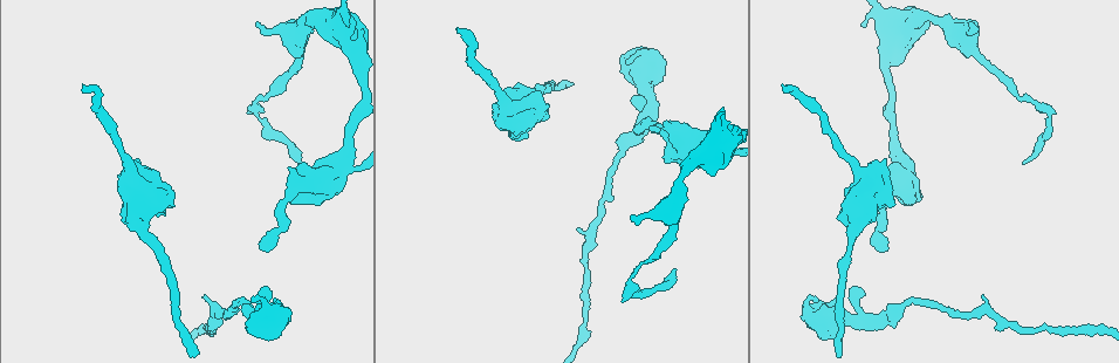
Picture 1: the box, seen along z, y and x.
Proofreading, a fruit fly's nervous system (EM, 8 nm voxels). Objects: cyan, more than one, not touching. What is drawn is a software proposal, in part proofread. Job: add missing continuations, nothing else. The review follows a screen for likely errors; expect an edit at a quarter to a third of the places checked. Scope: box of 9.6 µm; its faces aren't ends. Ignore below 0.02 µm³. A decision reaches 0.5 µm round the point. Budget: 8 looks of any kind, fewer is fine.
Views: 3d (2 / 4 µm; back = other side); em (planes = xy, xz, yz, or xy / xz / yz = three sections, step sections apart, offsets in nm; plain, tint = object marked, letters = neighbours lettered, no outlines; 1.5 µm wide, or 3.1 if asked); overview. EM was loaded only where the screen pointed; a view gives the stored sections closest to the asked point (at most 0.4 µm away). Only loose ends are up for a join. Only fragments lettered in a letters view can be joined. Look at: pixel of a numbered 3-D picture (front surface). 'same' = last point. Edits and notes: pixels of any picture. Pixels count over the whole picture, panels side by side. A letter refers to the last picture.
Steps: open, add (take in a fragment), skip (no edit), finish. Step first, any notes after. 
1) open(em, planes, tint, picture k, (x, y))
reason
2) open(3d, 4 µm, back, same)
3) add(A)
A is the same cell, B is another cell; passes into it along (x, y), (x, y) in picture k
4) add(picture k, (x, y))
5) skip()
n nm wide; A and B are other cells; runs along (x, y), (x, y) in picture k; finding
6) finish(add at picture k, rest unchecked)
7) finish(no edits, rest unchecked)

open(em, xy, step 8, letters, picture 1, (630, 216))
an open end

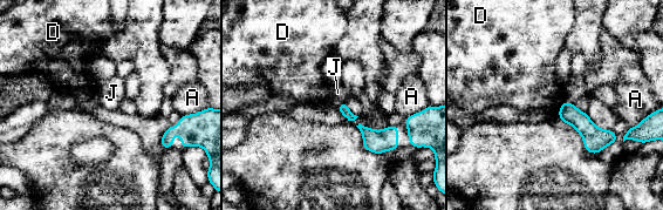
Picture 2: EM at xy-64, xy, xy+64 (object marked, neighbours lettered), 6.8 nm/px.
skip()
A, D and J are other cells; border along (346, 101), (336, 107) in picture 2; no lettered fragment goes on from it

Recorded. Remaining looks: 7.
open(3d, 4 µm, picture 1, (782, 87))
free end

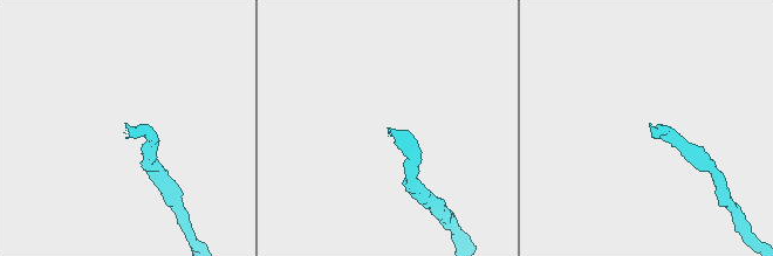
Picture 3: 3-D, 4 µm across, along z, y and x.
open(em, xz, step 4, letters, picture 3, (387, 128))
shape alone is not enough

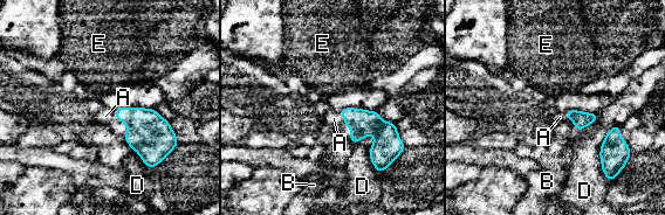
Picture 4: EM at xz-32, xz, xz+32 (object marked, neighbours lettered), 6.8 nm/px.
add(picture 4, (334, 118))
A is the same cell, B, D and E are other cells; passes into it along (362, 123), (342, 116), (334, 118) in picture 4; it goes on there

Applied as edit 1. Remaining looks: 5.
open(overview)
redraw

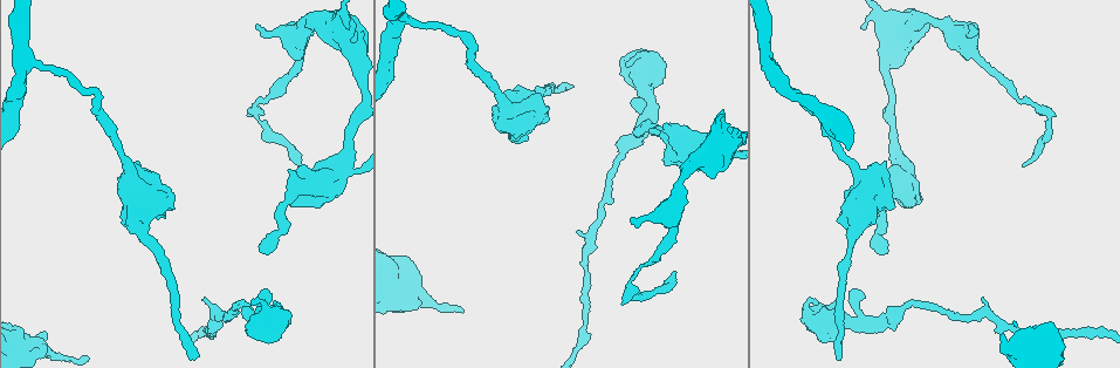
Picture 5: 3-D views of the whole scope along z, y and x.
open(em, planes, letters, picture 5, (982, 298))

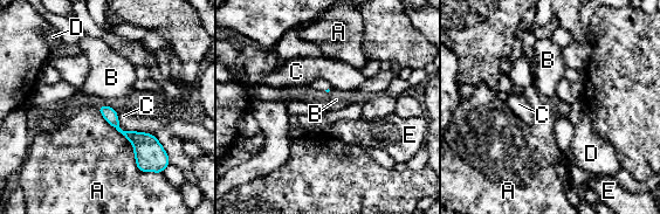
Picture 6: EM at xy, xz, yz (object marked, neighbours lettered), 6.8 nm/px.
skip()
A, B, C, D and E are other cells; runs along (102, 108), (124, 133), (157, 146) in picture 6; no lettered fragment goes on from it

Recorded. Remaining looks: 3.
finish(add at picture 4, rest unchecked)

